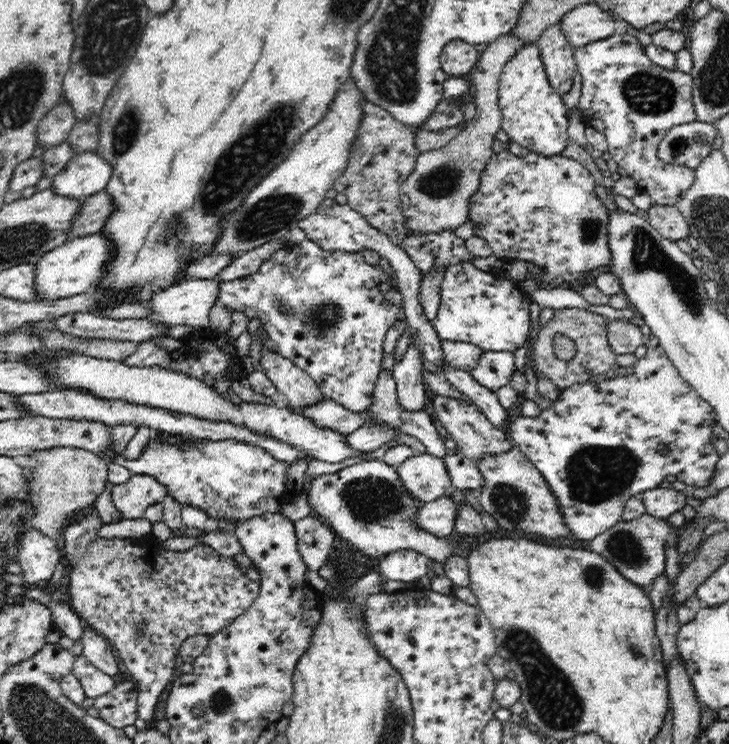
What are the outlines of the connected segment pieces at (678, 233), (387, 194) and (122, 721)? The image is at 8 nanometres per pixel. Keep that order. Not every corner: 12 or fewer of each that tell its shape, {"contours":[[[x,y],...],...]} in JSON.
{"contours":[[[651,203],[645,214],[668,240],[691,233],[676,206]],[[361,103],[333,189],[370,226],[404,236],[400,188],[416,131]],[[134,680],[94,699],[99,717],[116,728],[134,725]]]}

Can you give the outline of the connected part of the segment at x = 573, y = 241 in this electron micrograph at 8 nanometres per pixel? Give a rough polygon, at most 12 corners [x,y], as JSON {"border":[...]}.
{"border":[[489,158],[469,220],[556,288],[609,265],[608,209],[573,158]]}

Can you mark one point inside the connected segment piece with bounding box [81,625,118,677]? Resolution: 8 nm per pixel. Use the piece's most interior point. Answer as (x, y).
(97, 650)

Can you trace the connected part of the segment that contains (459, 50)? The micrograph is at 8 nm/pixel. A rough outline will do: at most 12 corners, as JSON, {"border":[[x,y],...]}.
{"border":[[454,40],[440,56],[447,77],[467,78],[478,54],[472,45]]}

